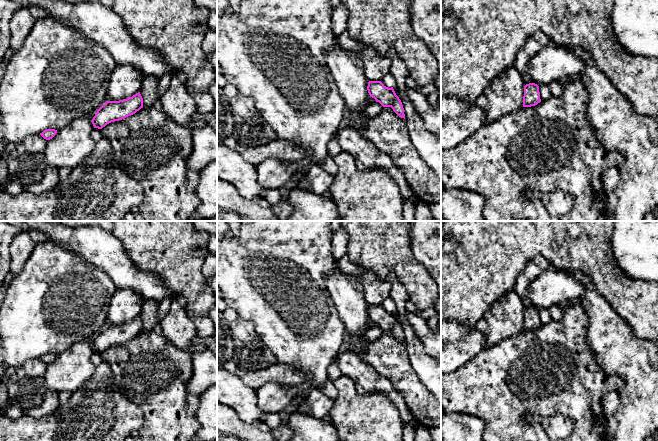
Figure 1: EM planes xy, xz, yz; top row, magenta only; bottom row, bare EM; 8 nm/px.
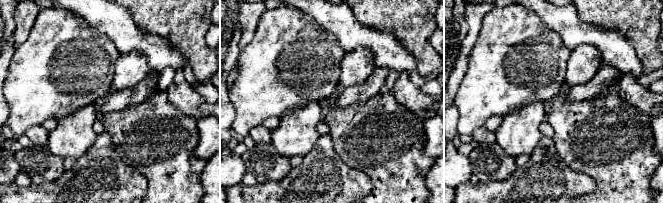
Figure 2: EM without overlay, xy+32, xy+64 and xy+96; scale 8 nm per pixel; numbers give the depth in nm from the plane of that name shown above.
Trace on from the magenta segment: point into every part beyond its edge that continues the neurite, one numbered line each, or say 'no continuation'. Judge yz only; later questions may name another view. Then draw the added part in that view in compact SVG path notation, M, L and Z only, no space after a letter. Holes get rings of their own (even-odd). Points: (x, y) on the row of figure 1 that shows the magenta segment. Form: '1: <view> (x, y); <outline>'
no continuation

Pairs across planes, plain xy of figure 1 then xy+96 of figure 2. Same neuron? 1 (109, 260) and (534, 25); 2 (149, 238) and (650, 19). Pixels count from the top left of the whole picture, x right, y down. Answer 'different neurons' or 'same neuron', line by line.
1: different neurons
2: same neuron

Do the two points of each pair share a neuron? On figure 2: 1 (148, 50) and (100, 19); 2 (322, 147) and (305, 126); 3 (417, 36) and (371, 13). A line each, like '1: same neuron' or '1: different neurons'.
1: same neuron
2: different neurons
3: same neuron

